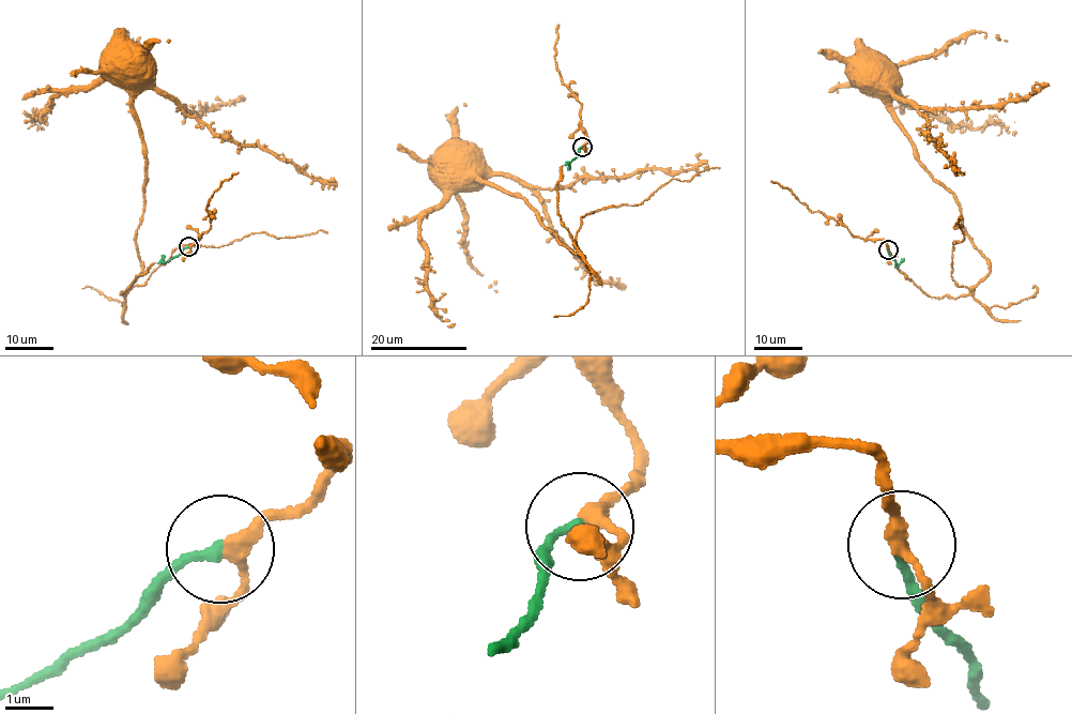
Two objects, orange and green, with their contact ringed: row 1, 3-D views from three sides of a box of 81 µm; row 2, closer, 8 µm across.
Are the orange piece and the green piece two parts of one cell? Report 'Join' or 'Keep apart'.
Join

